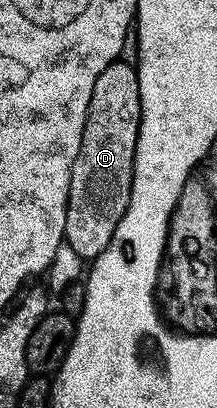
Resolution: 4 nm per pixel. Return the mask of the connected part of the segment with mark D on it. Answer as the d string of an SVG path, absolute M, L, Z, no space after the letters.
M86 124L82 146L72 167L64 239L81 260L91 262L102 255L118 222L126 214L132 193L132 171L140 124Z

